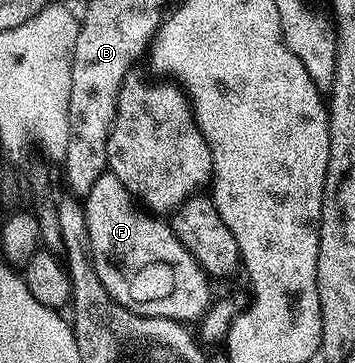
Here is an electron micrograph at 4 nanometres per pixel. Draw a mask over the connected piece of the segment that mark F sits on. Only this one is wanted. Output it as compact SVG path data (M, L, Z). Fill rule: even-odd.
M104 172L90 194L83 197L84 217L86 226L90 230L90 250L92 261L102 278L102 286L110 294L110 298L117 300L122 306L126 306L134 314L139 316L157 316L167 320L199 321L213 303L214 295L208 289L210 277L207 272L200 269L198 263L191 254L182 246L182 242L176 237L175 231L163 224L163 219L149 214L131 194L118 182L118 178L112 172Z

